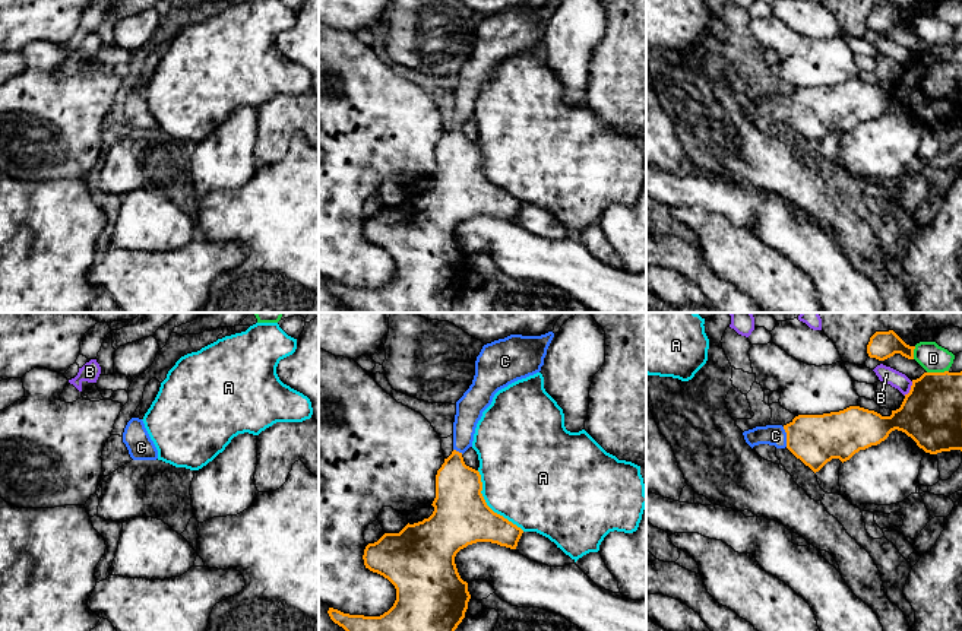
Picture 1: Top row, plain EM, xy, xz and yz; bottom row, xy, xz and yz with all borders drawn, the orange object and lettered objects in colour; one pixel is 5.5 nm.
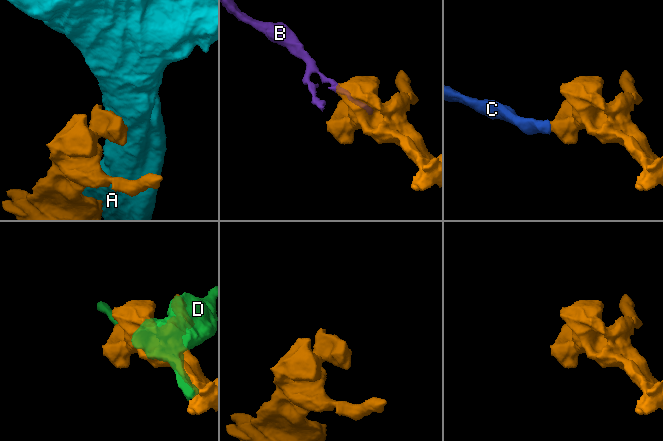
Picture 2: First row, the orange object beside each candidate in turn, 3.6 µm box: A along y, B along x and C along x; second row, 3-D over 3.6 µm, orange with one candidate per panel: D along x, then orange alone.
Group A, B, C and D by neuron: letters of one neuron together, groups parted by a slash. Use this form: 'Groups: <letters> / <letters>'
Groups: A / B / C / D

